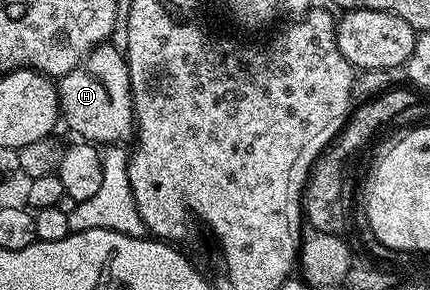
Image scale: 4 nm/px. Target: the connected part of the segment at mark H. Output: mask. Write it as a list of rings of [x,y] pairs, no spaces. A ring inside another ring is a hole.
[[[113,43],[98,45],[89,52],[83,64],[60,78],[57,96],[61,99],[61,117],[78,133],[77,137],[108,147],[132,138],[135,133],[133,87],[125,54]]]

